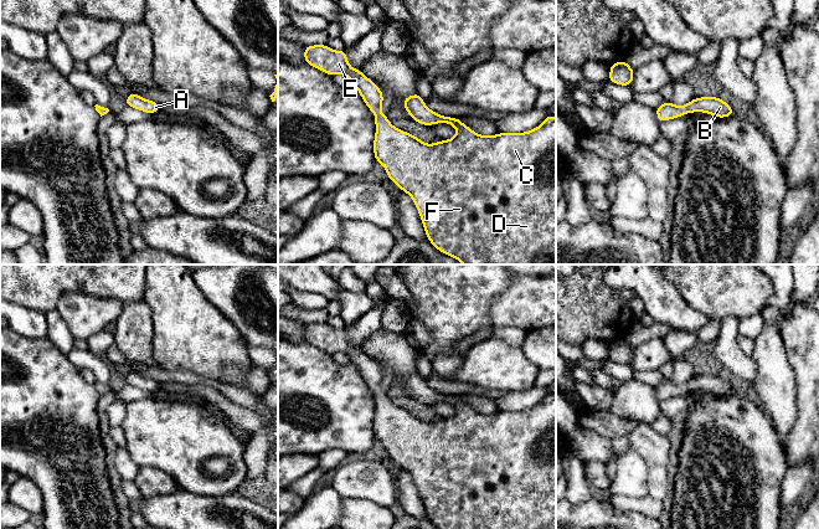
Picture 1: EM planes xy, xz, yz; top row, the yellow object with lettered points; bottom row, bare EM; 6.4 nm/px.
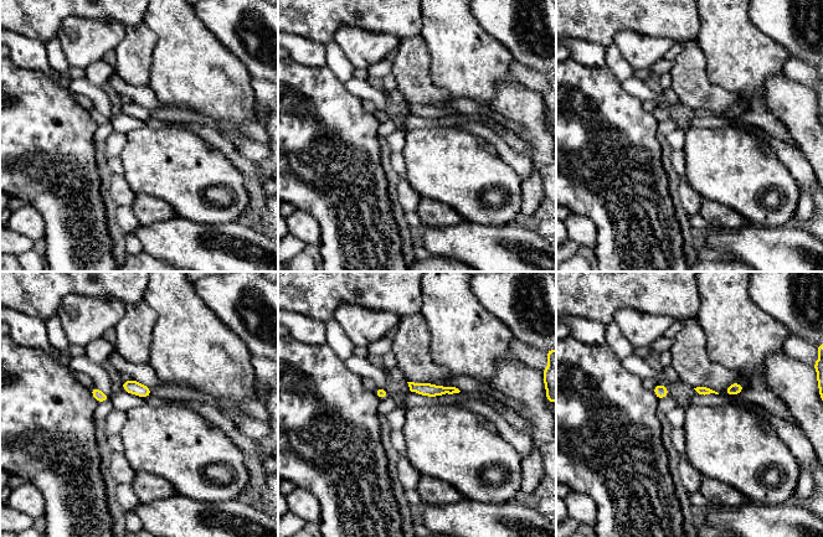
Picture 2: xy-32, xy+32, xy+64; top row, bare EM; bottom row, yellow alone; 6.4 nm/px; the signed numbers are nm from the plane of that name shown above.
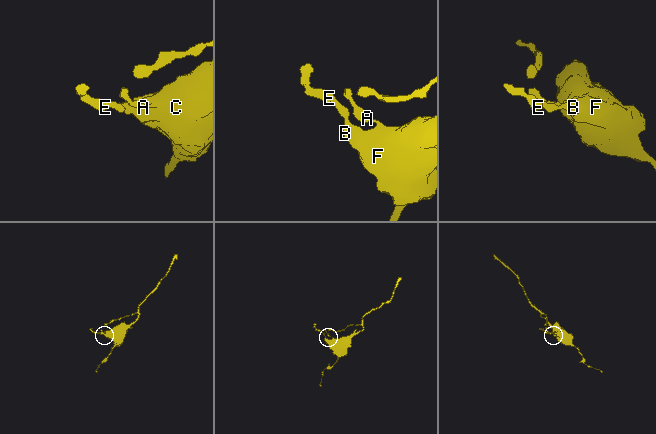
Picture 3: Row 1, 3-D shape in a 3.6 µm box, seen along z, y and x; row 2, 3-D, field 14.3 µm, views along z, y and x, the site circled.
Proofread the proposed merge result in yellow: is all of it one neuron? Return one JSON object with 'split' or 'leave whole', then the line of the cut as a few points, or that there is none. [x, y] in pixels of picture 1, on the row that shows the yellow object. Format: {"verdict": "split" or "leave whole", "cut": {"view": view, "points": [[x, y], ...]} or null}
{"verdict": "leave whole", "cut": null}

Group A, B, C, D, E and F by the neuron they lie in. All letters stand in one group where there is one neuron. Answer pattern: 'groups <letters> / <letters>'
groups A B C D E F

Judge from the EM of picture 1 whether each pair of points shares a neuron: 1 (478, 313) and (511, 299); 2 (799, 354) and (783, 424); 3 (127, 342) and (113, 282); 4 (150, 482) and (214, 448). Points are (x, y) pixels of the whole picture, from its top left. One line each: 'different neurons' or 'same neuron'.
1: different neurons
2: different neurons
3: different neurons
4: different neurons

